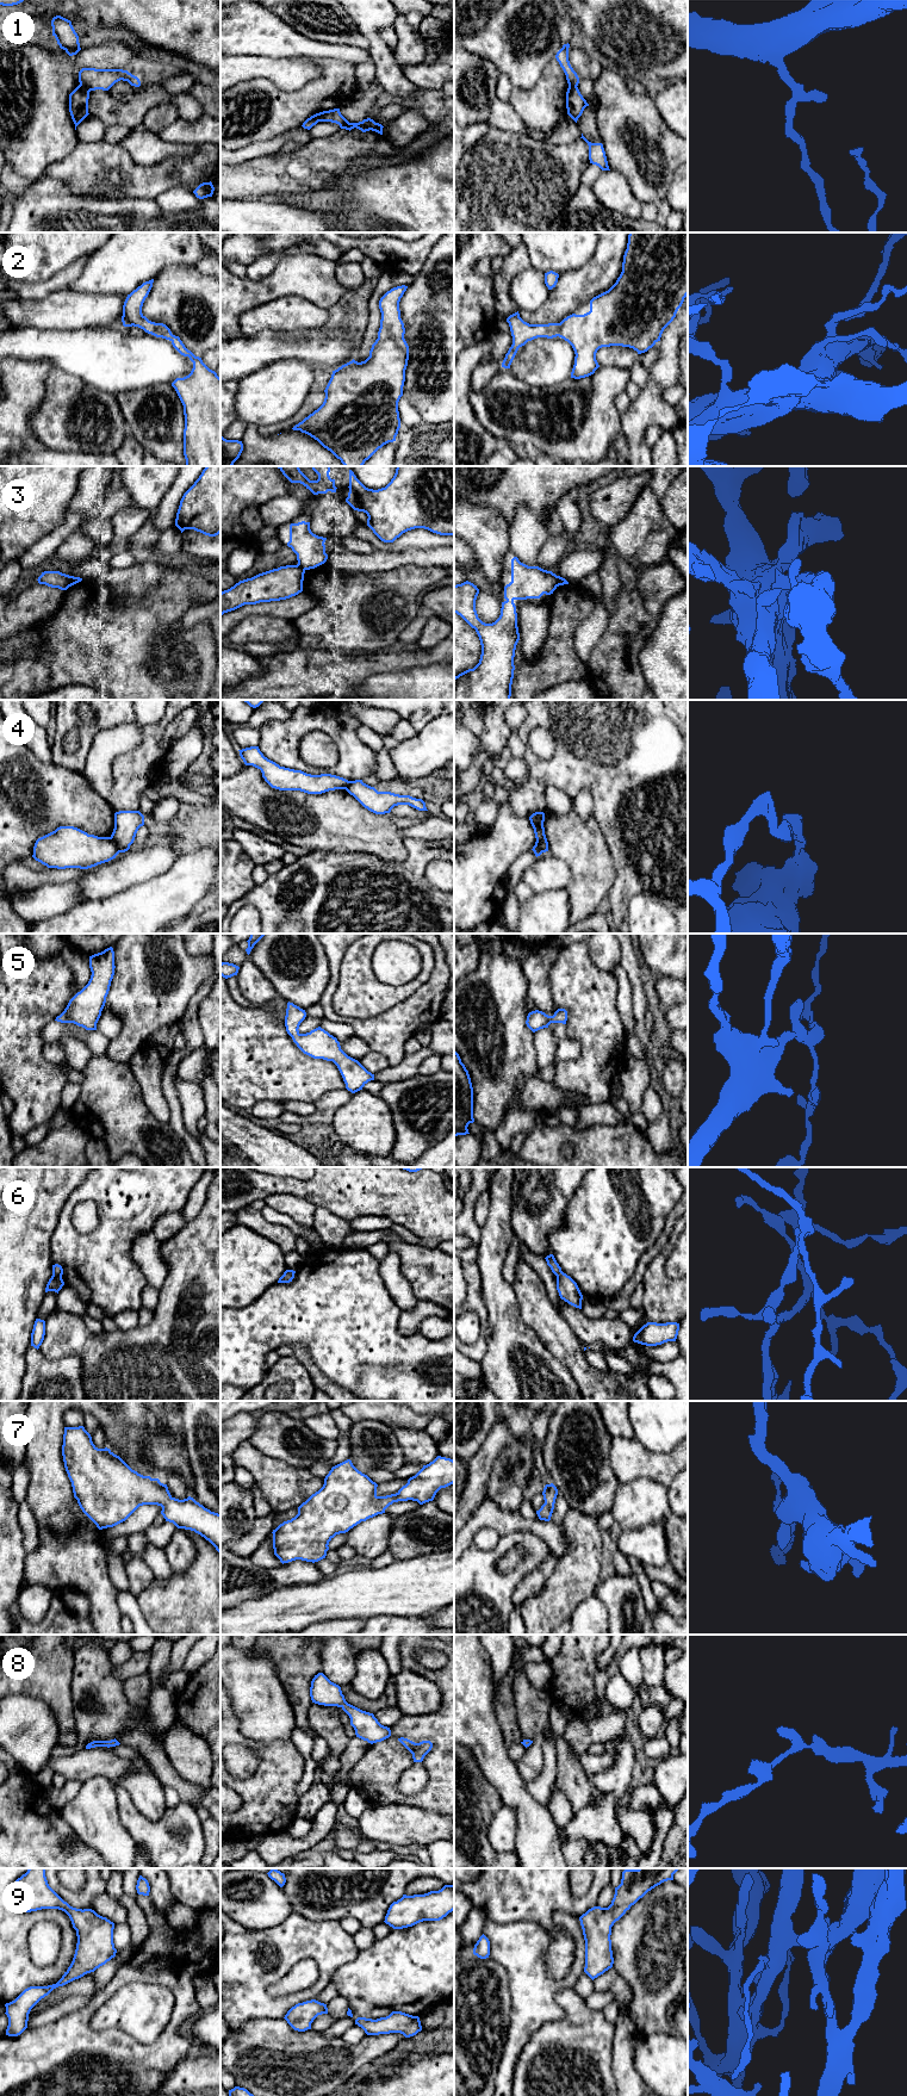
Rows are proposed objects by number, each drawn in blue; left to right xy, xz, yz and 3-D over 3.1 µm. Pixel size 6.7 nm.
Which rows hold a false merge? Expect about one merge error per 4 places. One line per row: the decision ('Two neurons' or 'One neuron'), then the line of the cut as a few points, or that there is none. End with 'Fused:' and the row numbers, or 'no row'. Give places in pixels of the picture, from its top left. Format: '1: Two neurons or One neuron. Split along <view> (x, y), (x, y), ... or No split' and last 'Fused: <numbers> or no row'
1: Two neurons. Split along xy (80, 84), (89, 91)
2: One neuron. No split
3: Two neurons. Split along xz (297, 564), (304, 570)
4: Two neurons. Split along xy (110, 837), (119, 851)
5: One neuron. No split
6: Two neurons. Split along xy (53, 1273), (61, 1277)
7: One neuron. No split
8: One neuron. No split
9: One neuron. No split
Fused: 1, 3, 4, 6

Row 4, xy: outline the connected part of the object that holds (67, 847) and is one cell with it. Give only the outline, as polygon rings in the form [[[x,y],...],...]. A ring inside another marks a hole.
[[[60,826],[38,838],[32,857],[48,868],[88,869],[119,854],[111,837],[98,837],[74,826]]]

